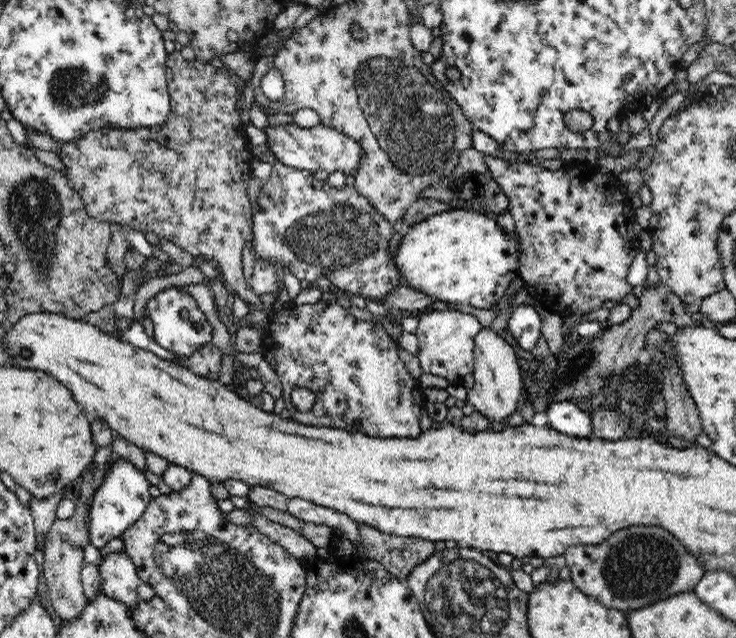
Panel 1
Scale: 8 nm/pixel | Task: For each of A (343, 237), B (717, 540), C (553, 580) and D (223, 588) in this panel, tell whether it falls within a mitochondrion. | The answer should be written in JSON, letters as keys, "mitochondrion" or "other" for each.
{"A":"mitochondrion","B":"other","C":"other","D":"mitochondrion"}

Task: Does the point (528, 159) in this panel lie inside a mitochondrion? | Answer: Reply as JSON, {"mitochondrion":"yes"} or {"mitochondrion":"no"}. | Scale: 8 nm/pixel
{"mitochondrion":"no"}

